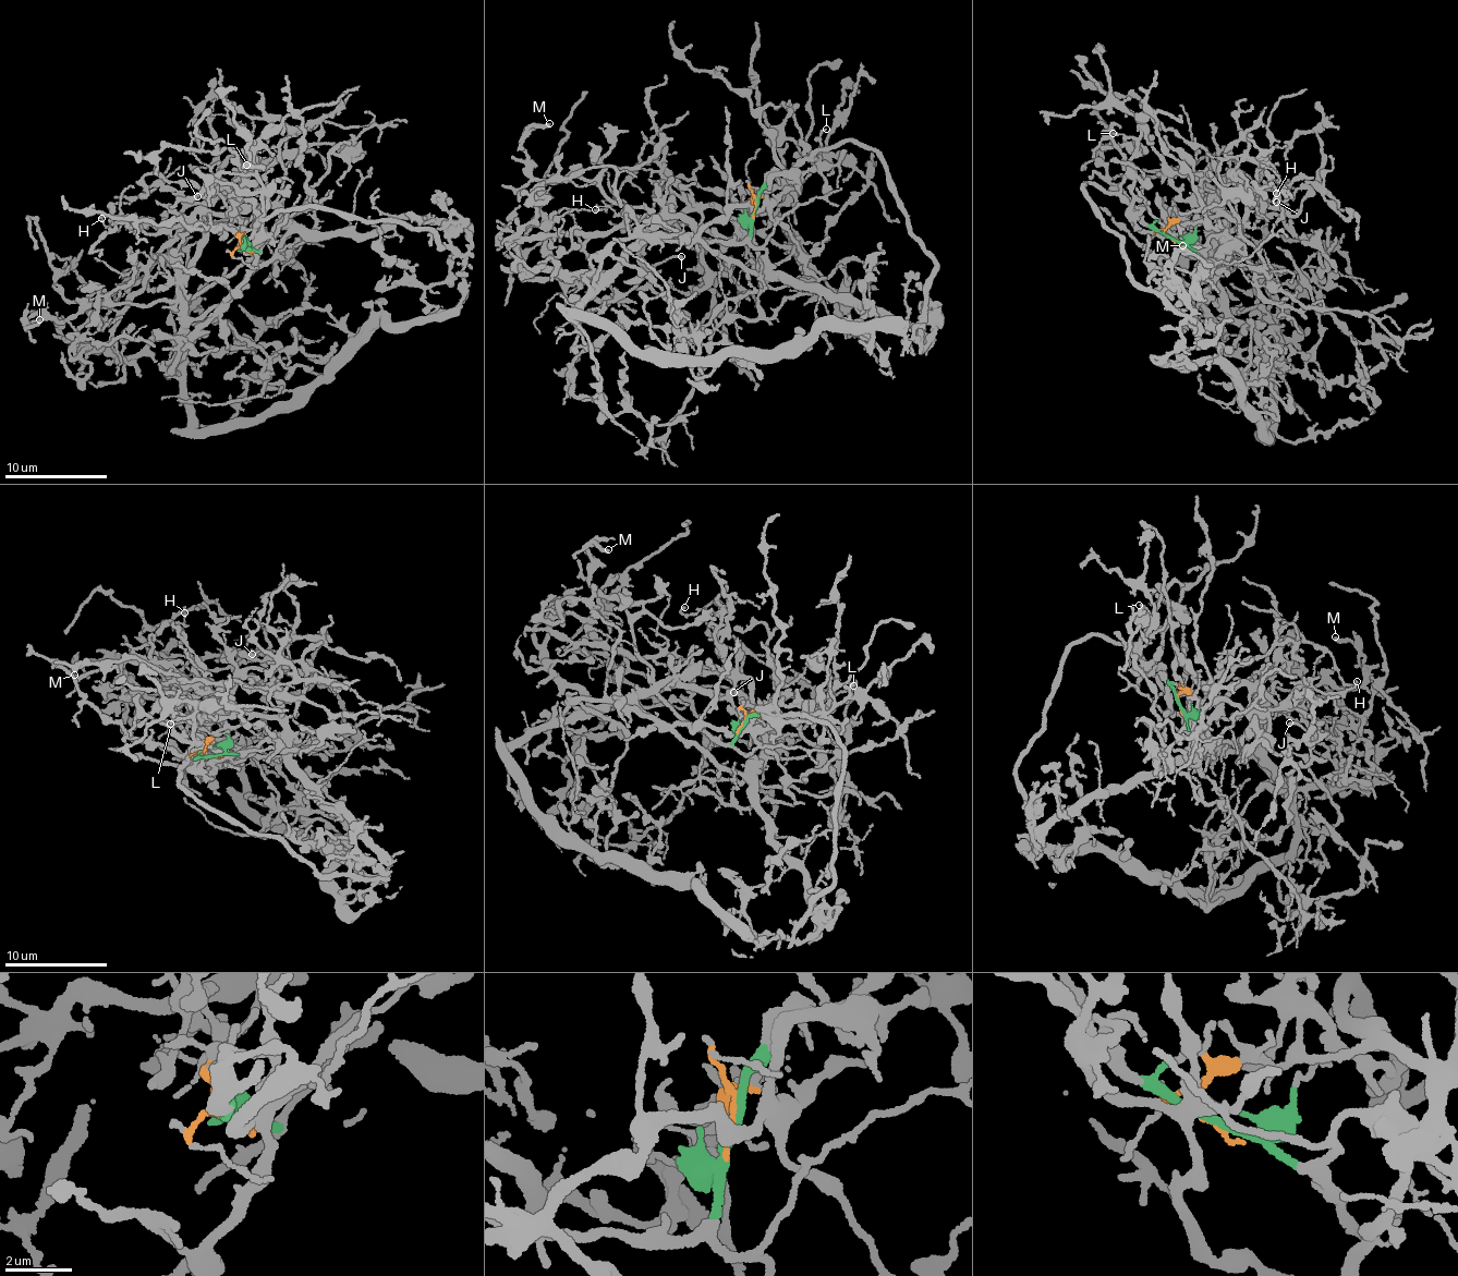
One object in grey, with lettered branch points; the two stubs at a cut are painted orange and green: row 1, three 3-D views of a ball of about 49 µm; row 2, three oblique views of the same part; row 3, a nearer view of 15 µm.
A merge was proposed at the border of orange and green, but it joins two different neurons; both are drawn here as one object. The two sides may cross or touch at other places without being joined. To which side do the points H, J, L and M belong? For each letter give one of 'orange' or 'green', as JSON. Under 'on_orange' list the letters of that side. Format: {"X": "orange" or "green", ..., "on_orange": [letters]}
{"H": "orange", "J": "orange", "L": "green", "M": "green", "on_orange": ["H", "J"]}

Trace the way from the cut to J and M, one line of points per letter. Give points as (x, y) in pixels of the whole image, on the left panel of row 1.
J: (248, 251), (235, 214), (234, 221), (205, 233), (197, 203), (189, 202), (165, 222), (182, 220), (197, 195)
M: (248, 251), (257, 250), (189, 299), (84, 306), (73, 315), (55, 320), (41, 316), (24, 328), (39, 320)

